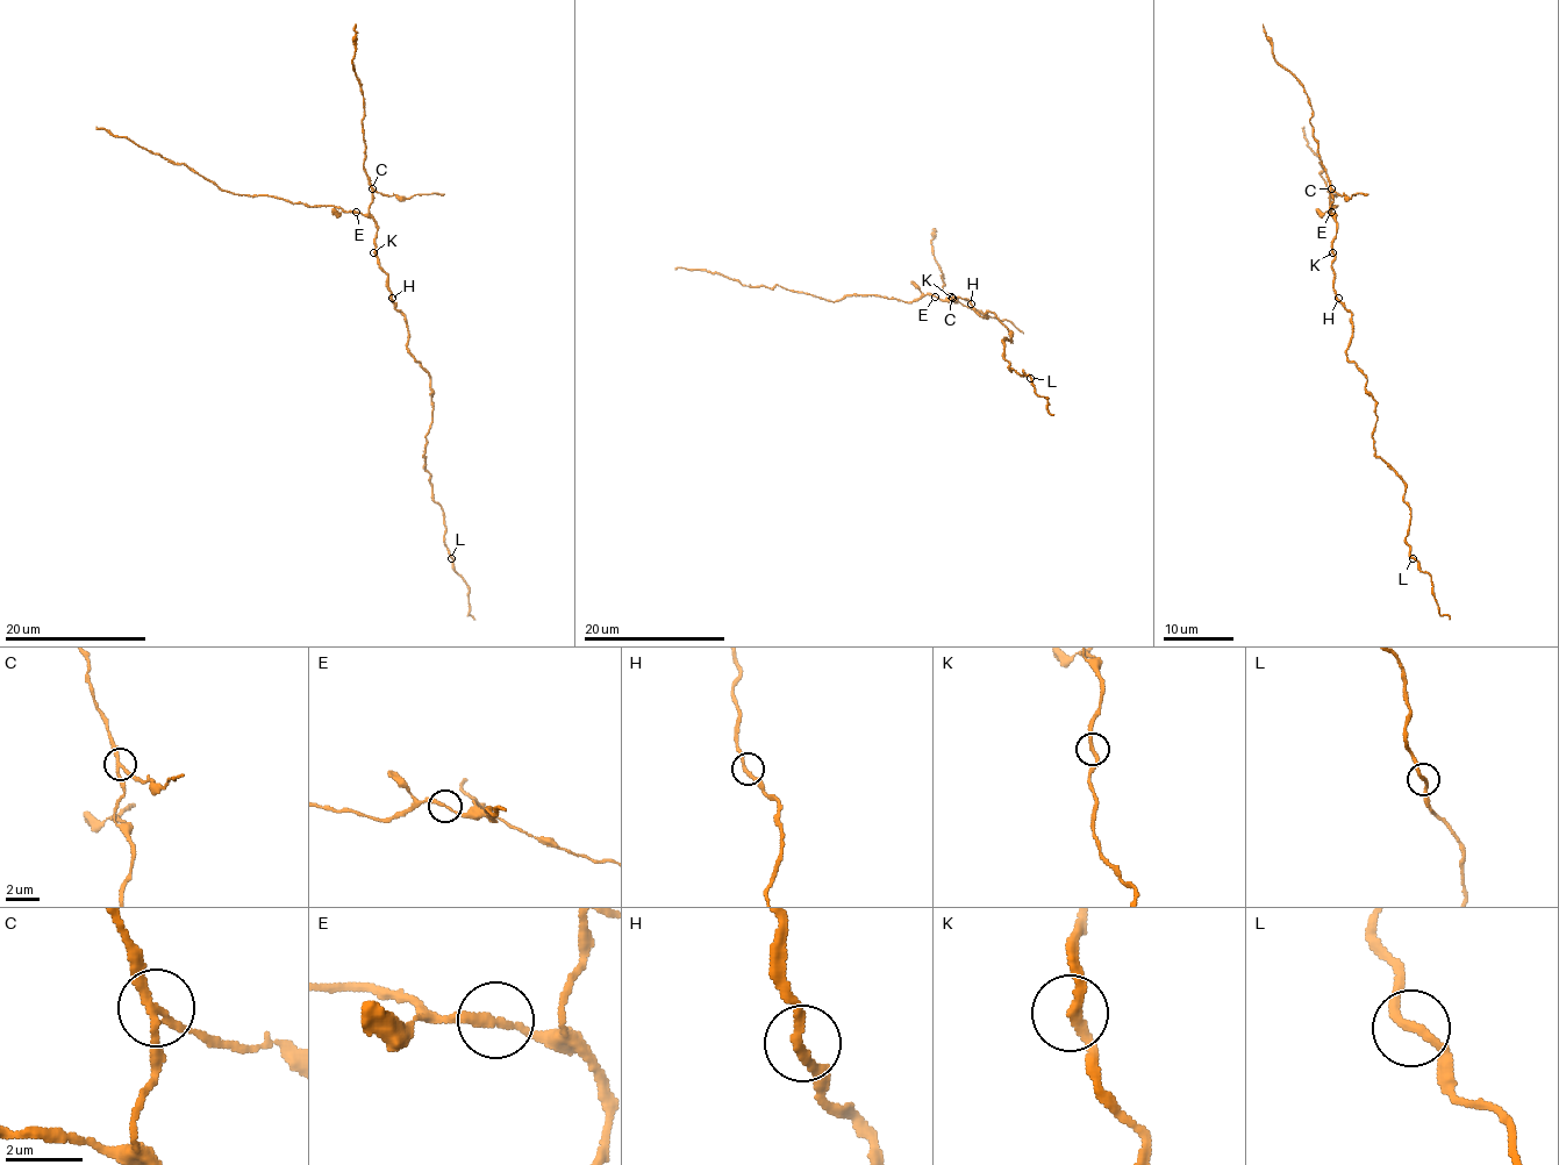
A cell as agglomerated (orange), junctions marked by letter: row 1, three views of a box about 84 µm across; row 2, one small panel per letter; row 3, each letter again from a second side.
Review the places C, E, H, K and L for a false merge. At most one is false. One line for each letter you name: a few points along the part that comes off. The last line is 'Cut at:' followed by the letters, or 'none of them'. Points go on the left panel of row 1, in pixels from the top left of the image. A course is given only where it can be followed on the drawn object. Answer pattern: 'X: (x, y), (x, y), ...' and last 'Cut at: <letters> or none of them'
C: (372, 188), (406, 198), (444, 194)
Cut at: C

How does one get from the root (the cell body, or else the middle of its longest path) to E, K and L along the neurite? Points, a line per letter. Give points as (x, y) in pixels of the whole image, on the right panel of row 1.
E: (1336, 294), (1331, 265), (1336, 221), (1331, 212)
K: (1336, 294), (1332, 287), (1332, 252)
L: (1336, 294), (1352, 323), (1347, 358), (1375, 402), (1375, 454), (1406, 485), (1413, 558)

